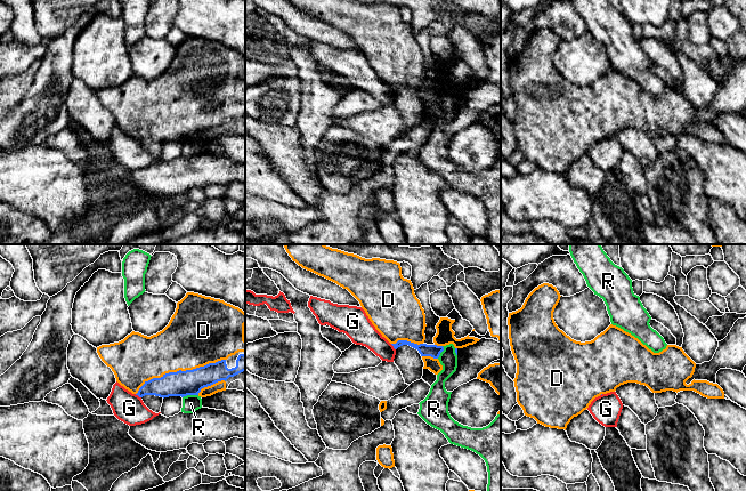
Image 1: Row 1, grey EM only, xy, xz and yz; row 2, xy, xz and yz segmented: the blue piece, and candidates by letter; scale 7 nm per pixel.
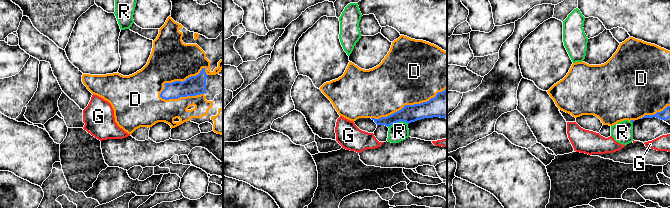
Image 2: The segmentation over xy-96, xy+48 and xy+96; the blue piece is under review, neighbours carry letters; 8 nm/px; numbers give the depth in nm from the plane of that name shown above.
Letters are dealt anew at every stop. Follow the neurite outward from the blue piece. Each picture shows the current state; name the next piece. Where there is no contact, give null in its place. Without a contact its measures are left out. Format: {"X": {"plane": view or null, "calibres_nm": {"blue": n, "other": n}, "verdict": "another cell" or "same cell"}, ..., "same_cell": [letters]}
{"D": {"plane": "xy", "calibres_nm": {"blue": 180, "other": 400}, "verdict": "same cell"}, "G": {"plane": "xy", "calibres_nm": {"blue": 170, "other": 220}, "verdict": "another cell"}, "R": {"plane": "xy", "calibres_nm": {"blue": 180, "other": 120}, "verdict": "another cell"}, "same_cell": ["D"]}

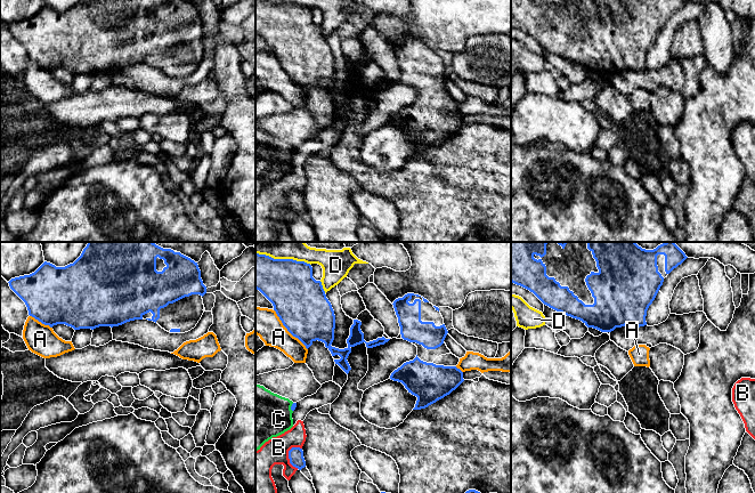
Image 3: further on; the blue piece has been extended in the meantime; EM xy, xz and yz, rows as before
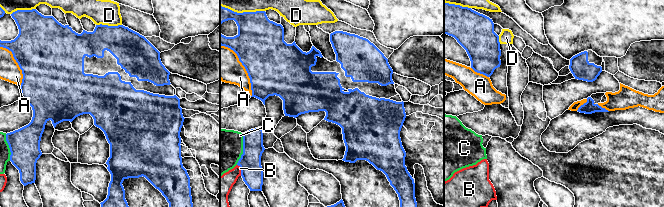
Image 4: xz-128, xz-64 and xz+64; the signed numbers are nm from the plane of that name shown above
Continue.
{"A": {"plane": "xz", "calibres_nm": {"blue": 380, "other": 200}, "verdict": "another cell"}, "B": {"plane": "xz", "calibres_nm": {"blue": 110, "other": 220}, "verdict": "another cell"}, "C": {"plane": "xz", "calibres_nm": {"blue": 40, "other": 380}, "verdict": "another cell"}, "D": {"plane": "xz", "calibres_nm": {"blue": 380, "other": 180}, "verdict": "another cell"}, "same_cell": []}

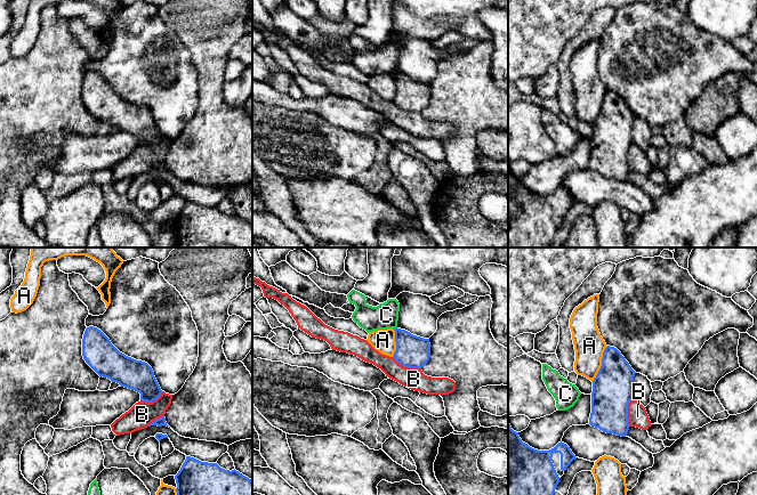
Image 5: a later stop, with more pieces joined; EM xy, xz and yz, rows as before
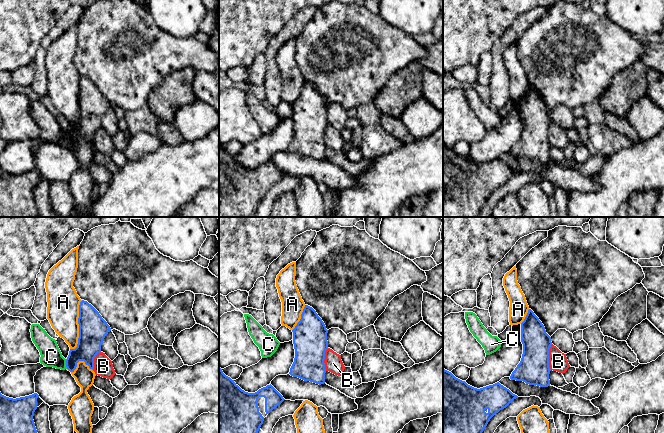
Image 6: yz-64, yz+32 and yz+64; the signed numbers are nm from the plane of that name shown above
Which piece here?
{"A": {"plane": "yz", "calibres_nm": {"blue": 280, "other": 220}, "verdict": "another cell"}, "B": {"plane": "xz", "calibres_nm": {"blue": 220, "other": 150}, "verdict": "another cell"}, "C": {"plane": "xz", "calibres_nm": {"blue": 220, "other": 180}, "verdict": "another cell"}, "same_cell": []}

